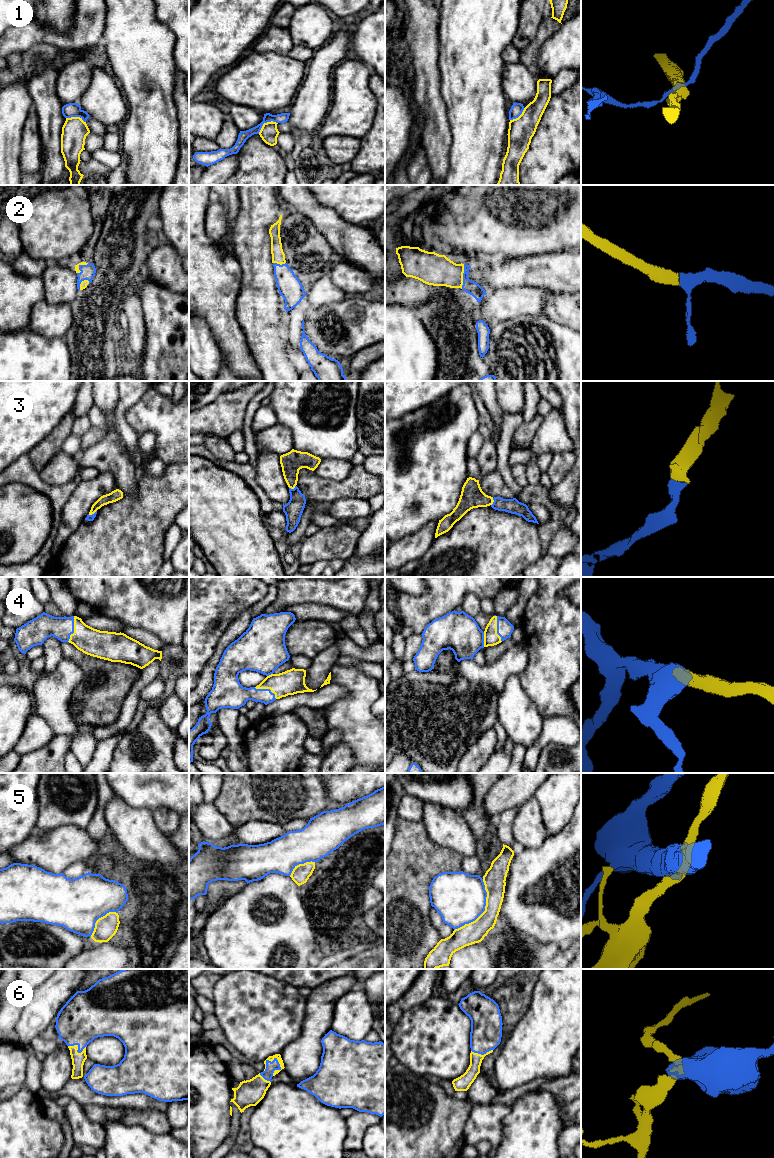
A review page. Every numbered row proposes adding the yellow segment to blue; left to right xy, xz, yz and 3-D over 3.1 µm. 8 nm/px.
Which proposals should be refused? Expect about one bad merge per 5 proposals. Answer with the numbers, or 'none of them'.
1

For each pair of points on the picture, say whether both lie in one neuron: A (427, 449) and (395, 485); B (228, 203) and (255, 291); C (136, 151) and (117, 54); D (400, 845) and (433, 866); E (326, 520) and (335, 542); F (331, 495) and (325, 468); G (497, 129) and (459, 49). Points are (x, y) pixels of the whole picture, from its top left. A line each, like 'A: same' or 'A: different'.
A: same
B: different
C: same
D: same
E: different
F: different
G: same

